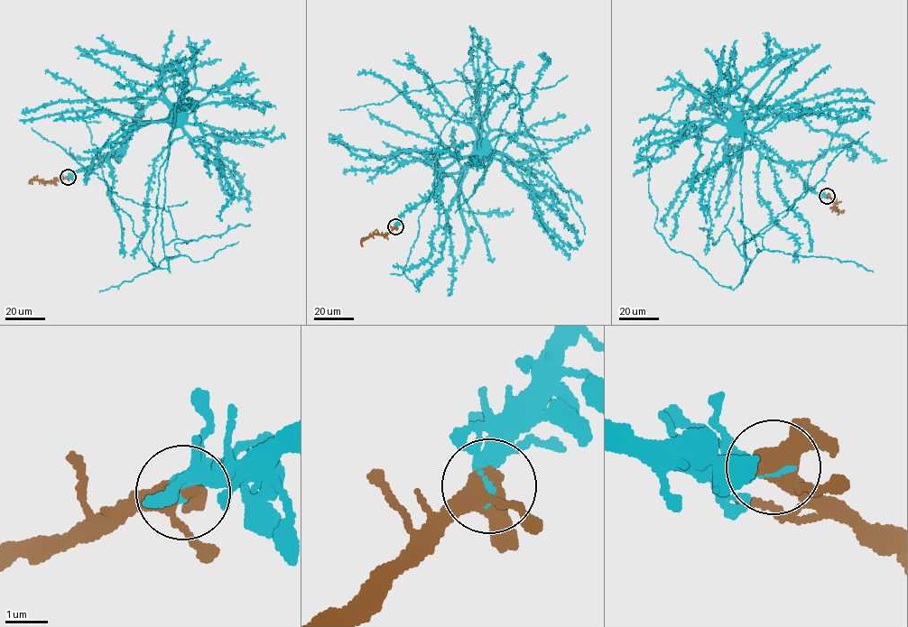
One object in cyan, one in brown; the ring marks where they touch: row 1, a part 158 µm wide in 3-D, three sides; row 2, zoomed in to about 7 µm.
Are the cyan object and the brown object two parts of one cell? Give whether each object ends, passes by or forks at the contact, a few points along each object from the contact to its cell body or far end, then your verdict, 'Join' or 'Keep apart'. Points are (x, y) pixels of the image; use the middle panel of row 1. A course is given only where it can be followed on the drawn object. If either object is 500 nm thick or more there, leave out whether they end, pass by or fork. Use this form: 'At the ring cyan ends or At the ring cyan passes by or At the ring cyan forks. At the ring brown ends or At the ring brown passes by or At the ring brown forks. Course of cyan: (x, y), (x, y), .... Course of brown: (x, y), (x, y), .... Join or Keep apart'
At the ring cyan ends. At the ring brown forks. Course of cyan: (395, 226), (400, 216), (438, 190), (439, 172), (478, 148). Course of brown: (395, 226), (384, 235), (374, 234), (365, 237), (362, 247). Join

